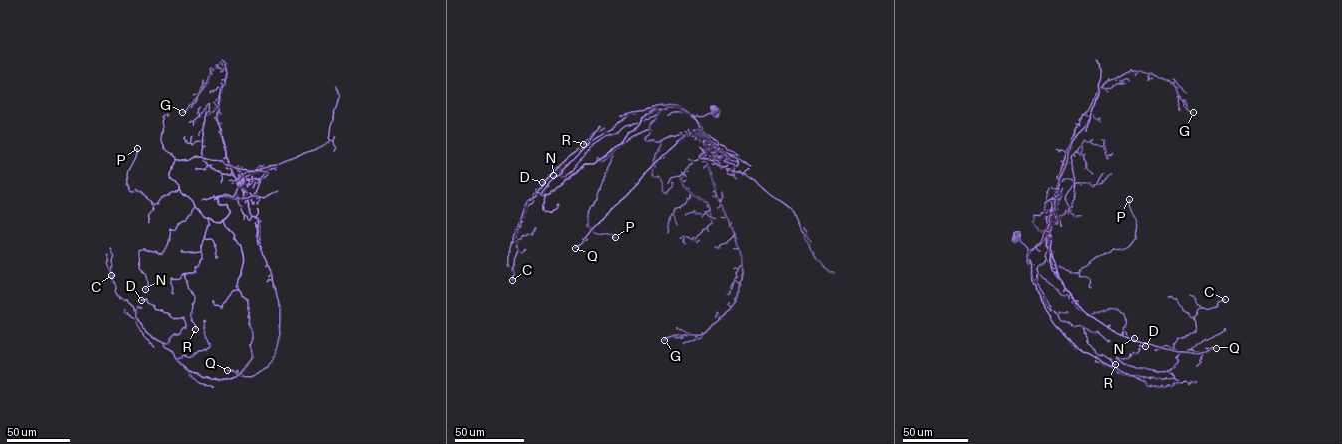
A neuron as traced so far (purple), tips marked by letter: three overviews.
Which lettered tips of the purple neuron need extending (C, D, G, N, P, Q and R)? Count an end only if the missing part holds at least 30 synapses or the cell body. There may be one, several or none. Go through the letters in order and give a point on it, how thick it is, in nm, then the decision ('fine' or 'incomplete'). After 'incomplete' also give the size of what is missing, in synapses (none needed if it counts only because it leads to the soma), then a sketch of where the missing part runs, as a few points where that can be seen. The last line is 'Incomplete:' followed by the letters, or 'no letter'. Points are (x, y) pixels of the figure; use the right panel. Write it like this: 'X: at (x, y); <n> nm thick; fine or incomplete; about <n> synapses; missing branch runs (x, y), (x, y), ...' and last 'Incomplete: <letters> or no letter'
C: at (1225, 299); 650 nm thick; fine
D: at (1145, 346); 480 nm thick; fine
G: at (1193, 112); 280 nm thick; incomplete; about 80 synapses; missing branch runs (1193, 112), (1210, 135), (1225, 171), (1241, 234), (1241, 258)
N: at (1134, 338); 600 nm thick; fine
P: at (1129, 199); 380 nm thick; fine
Q: at (1216, 348); 190 nm thick; fine
R: at (1115, 364); 600 nm thick; fine
Incomplete: G

